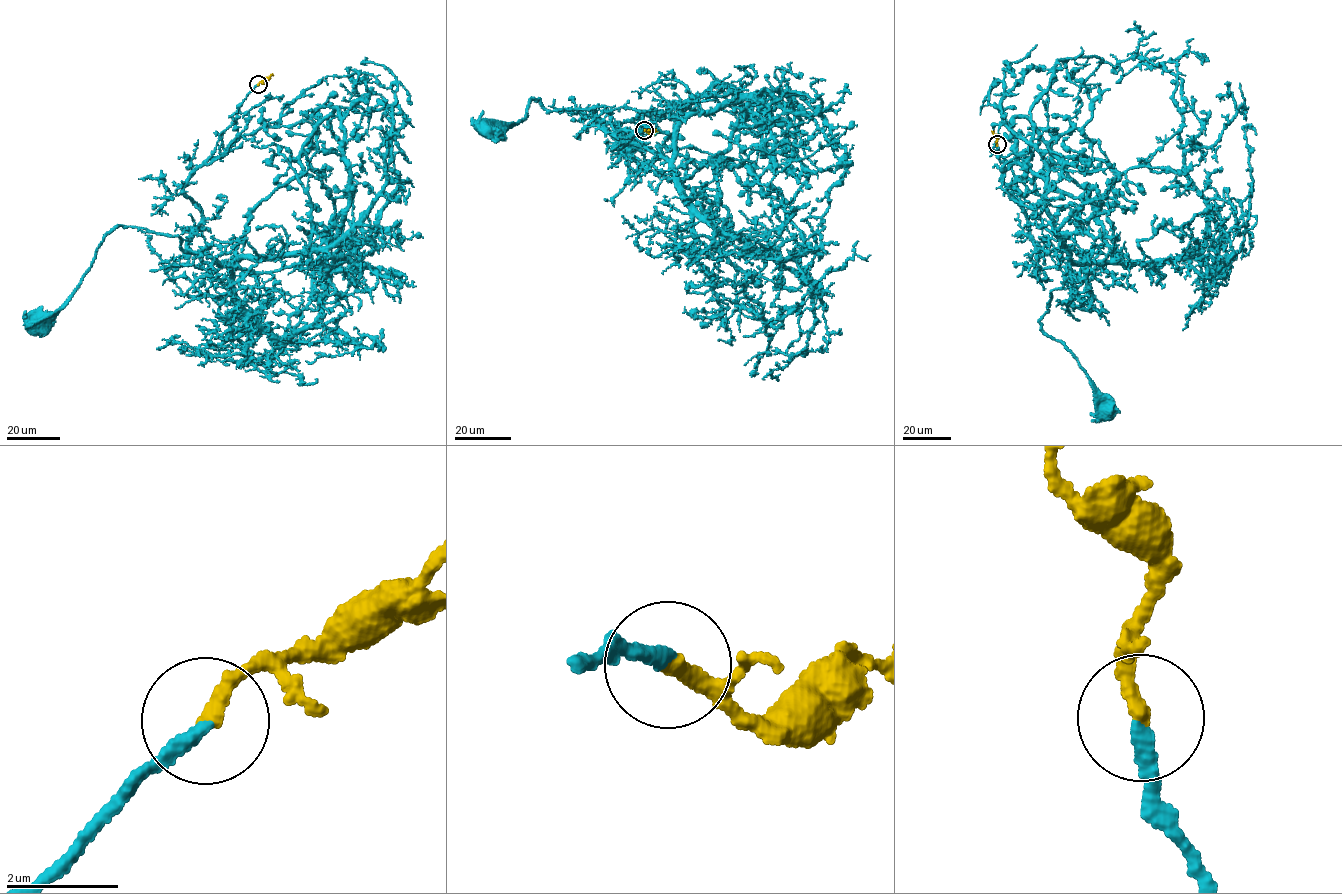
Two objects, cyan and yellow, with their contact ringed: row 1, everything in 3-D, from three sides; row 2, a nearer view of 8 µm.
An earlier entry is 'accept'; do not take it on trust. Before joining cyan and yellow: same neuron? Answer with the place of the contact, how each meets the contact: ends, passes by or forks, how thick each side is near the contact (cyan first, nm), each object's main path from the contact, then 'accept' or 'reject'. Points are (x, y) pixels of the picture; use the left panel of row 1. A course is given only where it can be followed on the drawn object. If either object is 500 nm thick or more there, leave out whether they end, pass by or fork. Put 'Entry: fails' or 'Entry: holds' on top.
Entry: holds
at (258, 84); cyan ends there; yellow ends there; 260 nm thick on the cyan side, 280 nm on the other; cyan runs (258, 85), (225, 154), (183, 188), (201, 212), (190, 251), (115, 227), (35, 321); yellow runs (258, 84), (273, 75); accept

